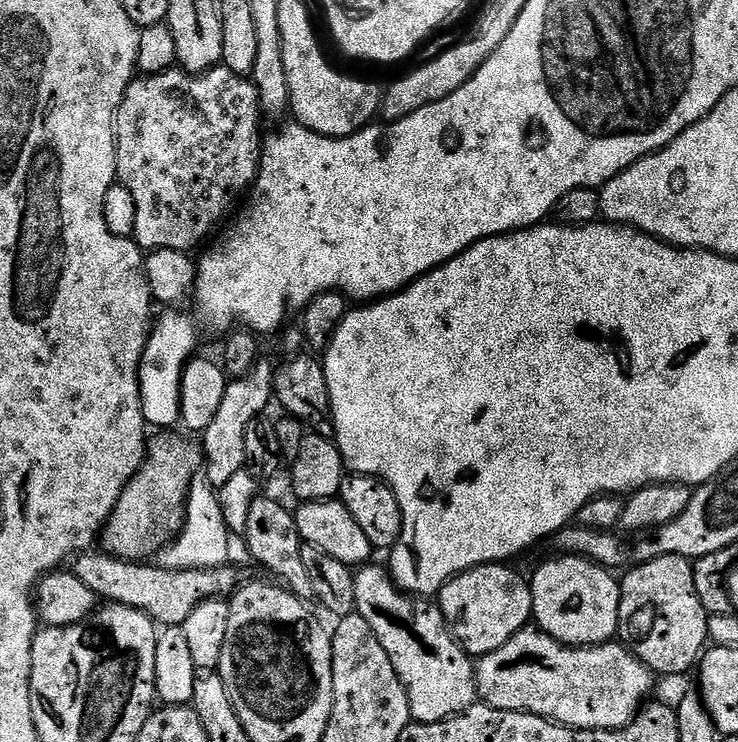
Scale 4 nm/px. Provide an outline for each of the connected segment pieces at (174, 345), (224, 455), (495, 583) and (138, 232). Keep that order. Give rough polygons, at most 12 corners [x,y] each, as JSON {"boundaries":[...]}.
{"boundaries":[[[168,310],[140,363],[145,425],[181,423],[182,378],[196,324]],[[267,358],[225,383],[202,433],[202,476],[245,471],[246,430],[274,400]],[[504,562],[438,593],[452,637],[494,654],[533,619],[532,585]],[[133,79],[116,178],[149,253],[191,253],[260,172],[255,84]]]}

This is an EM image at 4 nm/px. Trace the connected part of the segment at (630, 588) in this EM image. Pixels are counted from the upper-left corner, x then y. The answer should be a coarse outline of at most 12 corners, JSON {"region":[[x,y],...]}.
{"region":[[685,556],[623,573],[619,643],[654,674],[697,667],[708,611]]}

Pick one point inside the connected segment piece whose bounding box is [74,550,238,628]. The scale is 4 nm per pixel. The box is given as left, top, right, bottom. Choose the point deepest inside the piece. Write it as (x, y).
(167, 597)

